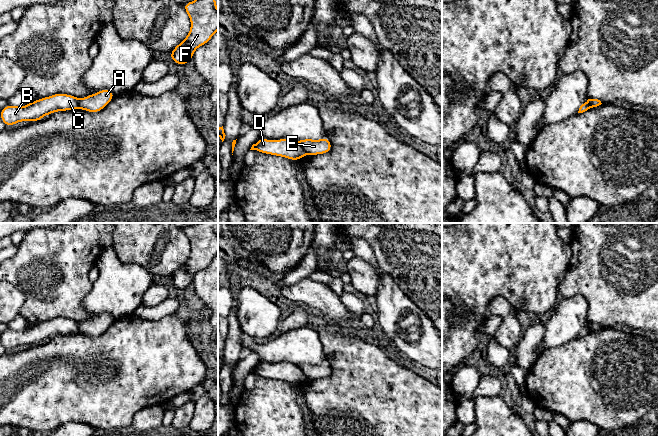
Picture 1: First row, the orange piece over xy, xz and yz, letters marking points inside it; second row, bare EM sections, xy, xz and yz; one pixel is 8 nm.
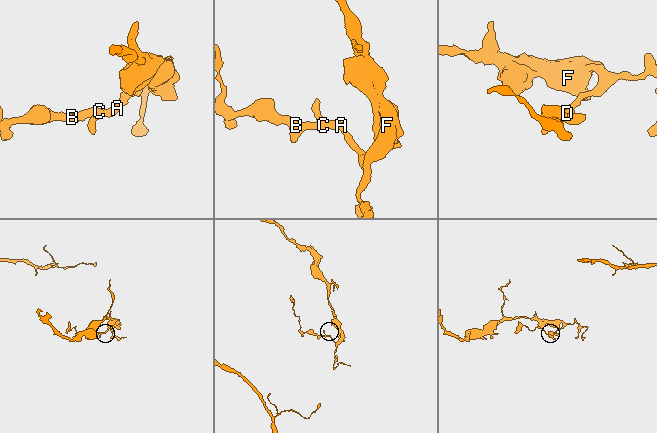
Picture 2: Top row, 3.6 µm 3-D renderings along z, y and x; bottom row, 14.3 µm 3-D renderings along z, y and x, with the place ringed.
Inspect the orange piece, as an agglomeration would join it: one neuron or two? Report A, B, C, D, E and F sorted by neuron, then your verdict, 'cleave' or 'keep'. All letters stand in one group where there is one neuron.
groups A E F / B C D; cleave

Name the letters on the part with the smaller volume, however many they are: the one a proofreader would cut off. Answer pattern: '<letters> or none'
B, C, D

